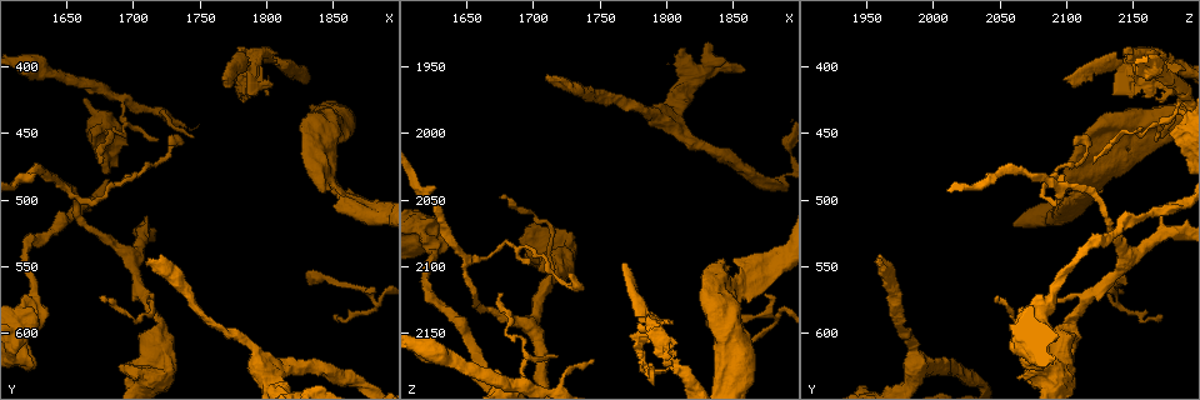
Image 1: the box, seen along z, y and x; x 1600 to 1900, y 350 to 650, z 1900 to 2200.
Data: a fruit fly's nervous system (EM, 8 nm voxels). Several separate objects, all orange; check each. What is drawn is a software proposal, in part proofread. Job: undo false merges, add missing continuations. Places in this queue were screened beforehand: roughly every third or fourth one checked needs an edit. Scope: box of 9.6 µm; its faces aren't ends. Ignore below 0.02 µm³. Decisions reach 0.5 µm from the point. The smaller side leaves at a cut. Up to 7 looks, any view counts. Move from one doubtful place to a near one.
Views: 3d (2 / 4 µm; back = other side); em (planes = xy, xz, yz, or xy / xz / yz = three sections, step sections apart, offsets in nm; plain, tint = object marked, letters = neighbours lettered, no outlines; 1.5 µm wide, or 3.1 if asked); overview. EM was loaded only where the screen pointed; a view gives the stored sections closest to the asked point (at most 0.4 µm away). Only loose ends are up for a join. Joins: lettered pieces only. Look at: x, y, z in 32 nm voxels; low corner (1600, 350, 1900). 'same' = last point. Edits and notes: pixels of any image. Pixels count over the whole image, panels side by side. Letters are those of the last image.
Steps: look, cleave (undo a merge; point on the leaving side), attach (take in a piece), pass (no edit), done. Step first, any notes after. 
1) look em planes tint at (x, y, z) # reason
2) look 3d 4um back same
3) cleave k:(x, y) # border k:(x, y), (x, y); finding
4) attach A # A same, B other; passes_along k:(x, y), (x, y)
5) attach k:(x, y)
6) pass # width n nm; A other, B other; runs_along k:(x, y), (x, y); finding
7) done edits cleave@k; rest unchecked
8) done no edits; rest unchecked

look em xy step 8 plain at (1768, 408, 2098) # free end

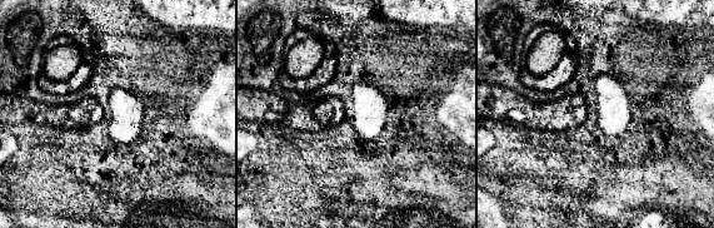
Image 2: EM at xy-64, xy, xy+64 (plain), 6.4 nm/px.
look em xy step 8 tint same

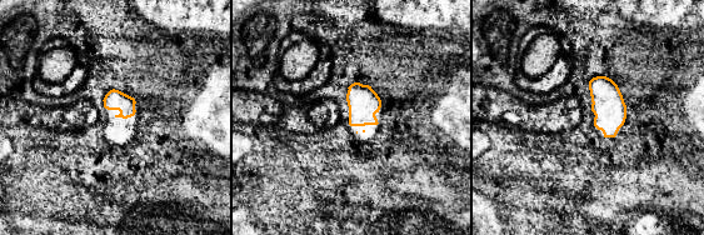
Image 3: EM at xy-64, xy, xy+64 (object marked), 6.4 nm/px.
look em xy step 8 letters same

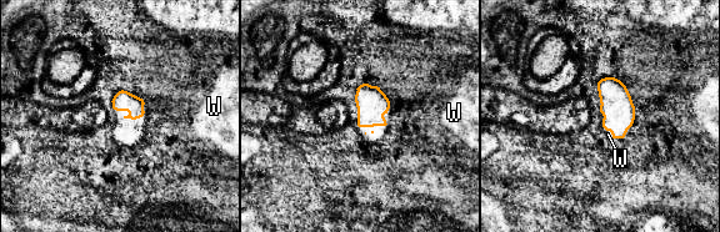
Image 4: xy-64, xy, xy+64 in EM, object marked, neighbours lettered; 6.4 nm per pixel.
pass # width 150 nm; W other; border 4:(113, 107), (131, 119), (145, 112); none of them fits

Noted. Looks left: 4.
look 3d 4um back at (1726, 458, 2106) # tapers out

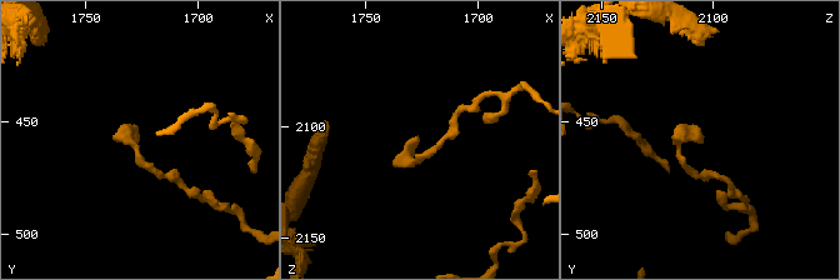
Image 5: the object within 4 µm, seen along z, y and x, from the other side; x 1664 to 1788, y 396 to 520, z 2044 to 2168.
look em yz step 8 tint at (1727, 459, 2105) # shape alone is not enough

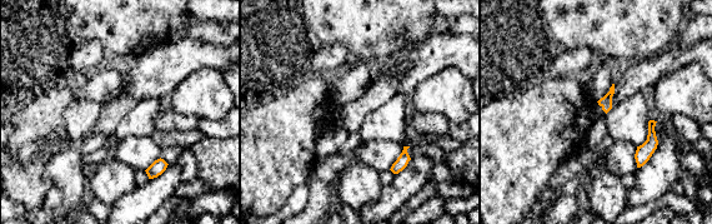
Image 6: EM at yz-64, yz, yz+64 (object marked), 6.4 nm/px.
look em planes letters same

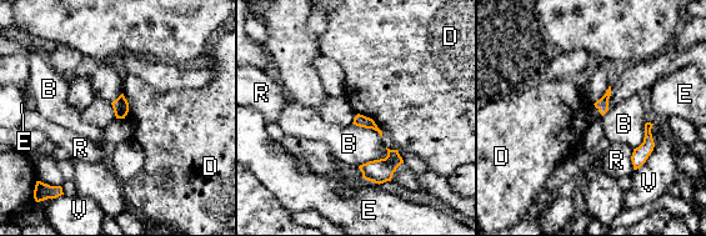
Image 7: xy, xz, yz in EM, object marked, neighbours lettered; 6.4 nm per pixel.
pass # width 80 nm; longest_contact B 220 nm; B other, D other, E other, R other, V other; none of them fits

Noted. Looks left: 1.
done no edits; rest unchecked

